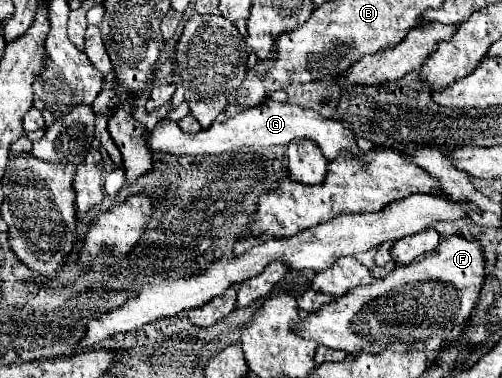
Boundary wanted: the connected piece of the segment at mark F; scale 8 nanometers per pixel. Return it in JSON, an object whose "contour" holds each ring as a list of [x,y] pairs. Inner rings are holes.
{"contour":[[[463,235],[445,237],[439,247],[417,257],[409,265],[395,267],[385,279],[375,279],[371,285],[349,289],[349,293],[325,303],[319,311],[293,323],[293,331],[299,337],[313,339],[319,345],[331,349],[343,349],[347,353],[379,353],[379,351],[437,351],[449,337],[459,337],[459,333],[469,325],[471,311],[479,299],[481,285],[485,281],[485,253],[483,245],[475,239]]]}

